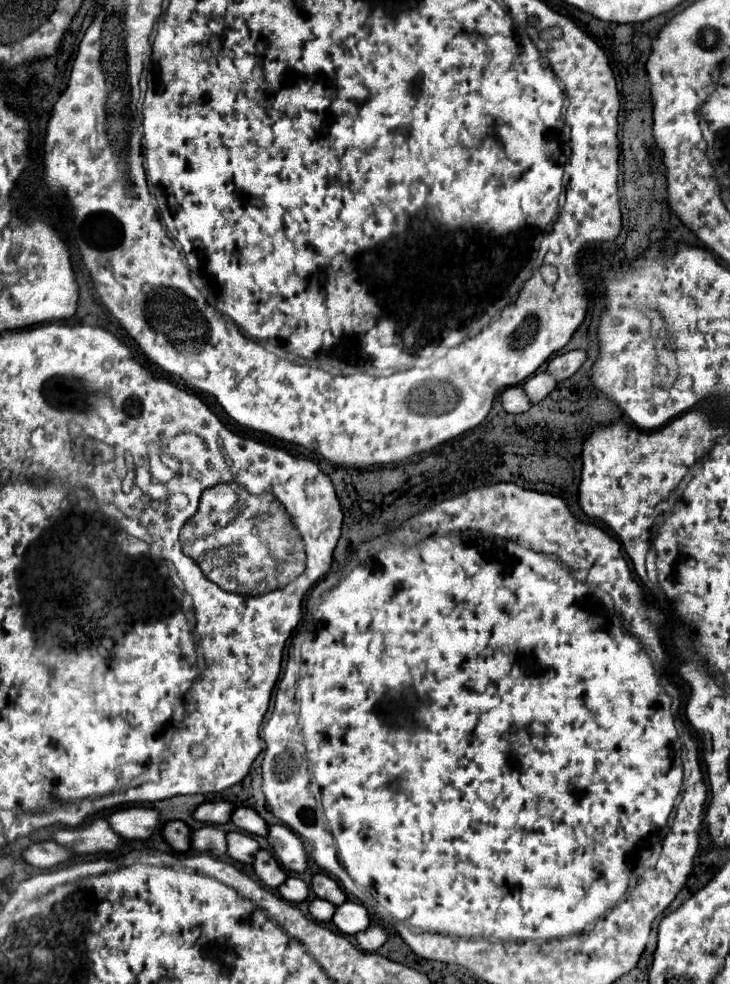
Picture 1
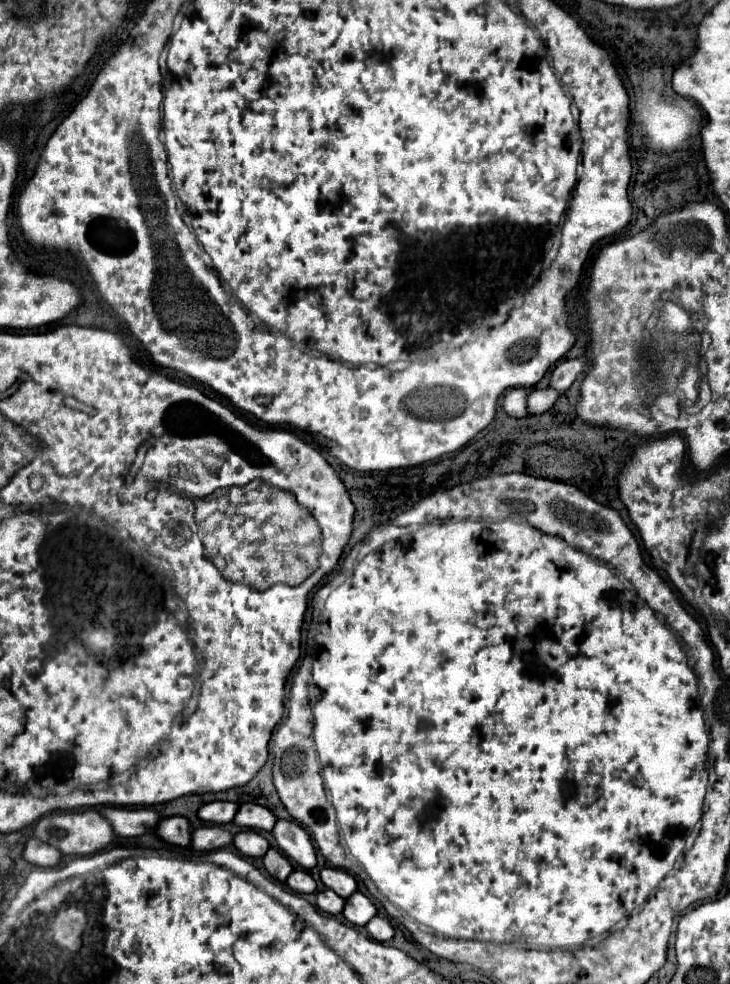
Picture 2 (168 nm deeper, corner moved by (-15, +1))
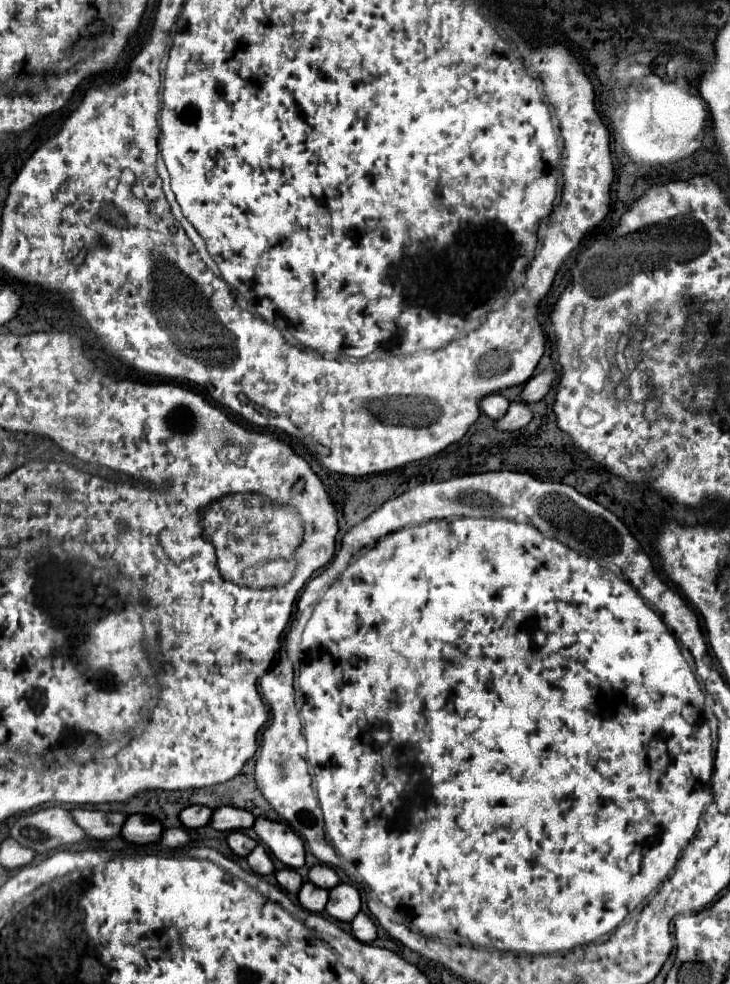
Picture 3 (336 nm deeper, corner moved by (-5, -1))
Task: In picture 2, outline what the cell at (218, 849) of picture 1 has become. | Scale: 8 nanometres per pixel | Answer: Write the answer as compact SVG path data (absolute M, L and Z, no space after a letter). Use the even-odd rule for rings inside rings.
M201 826L191 832L191 846L195 850L225 848L231 842L233 842L233 836L219 826Z

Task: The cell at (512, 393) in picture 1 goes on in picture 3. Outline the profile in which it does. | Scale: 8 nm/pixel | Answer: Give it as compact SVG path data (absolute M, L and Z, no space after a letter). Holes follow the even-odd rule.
M491 394L491 396L485 396L481 400L481 410L493 420L503 418L507 408L509 408L509 400L505 396L501 396L501 394Z

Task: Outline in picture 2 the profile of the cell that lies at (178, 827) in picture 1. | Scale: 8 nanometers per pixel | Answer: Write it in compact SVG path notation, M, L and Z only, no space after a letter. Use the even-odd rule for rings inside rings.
M171 816L171 818L161 818L157 822L157 828L155 828L157 836L163 838L165 842L169 844L175 844L175 846L191 846L189 838L191 838L191 826L189 822L183 818L183 816Z

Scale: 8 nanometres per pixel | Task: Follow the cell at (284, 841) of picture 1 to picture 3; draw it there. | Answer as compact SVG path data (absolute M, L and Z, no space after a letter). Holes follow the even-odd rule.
M257 818L253 830L261 838L263 844L271 850L271 854L281 860L289 868L301 868L305 864L303 840L283 822L273 822L267 818Z

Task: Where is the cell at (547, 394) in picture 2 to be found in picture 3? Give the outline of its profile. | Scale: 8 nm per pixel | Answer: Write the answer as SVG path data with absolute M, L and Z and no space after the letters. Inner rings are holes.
M511 402L507 414L501 420L497 420L497 428L509 430L509 432L521 430L523 426L527 426L531 422L531 418L533 418L533 414L525 402Z

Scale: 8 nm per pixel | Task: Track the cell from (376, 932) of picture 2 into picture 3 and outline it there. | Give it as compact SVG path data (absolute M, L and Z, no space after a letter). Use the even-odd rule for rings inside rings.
M359 912L359 914L355 916L355 920L351 922L351 928L353 928L353 934L355 934L361 942L373 942L373 940L377 938L377 926L375 926L373 920L371 920L367 914L363 914L363 912Z

